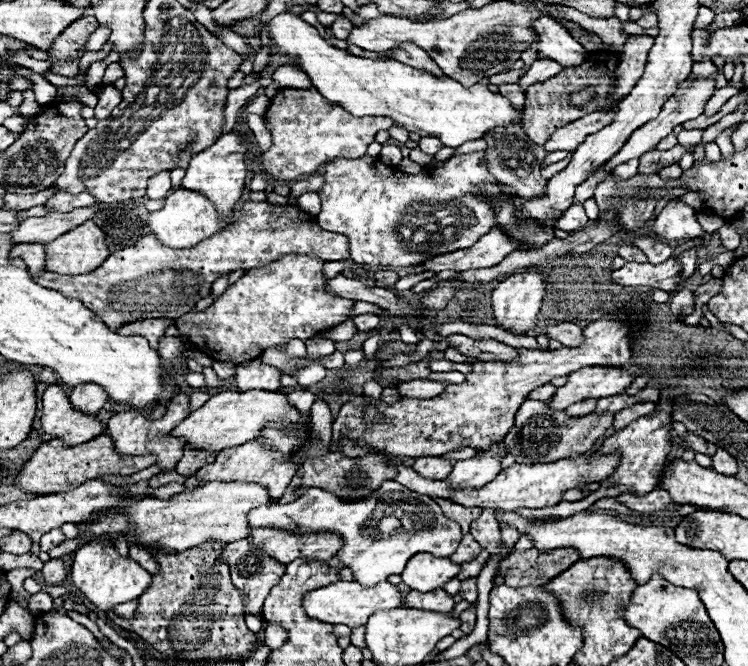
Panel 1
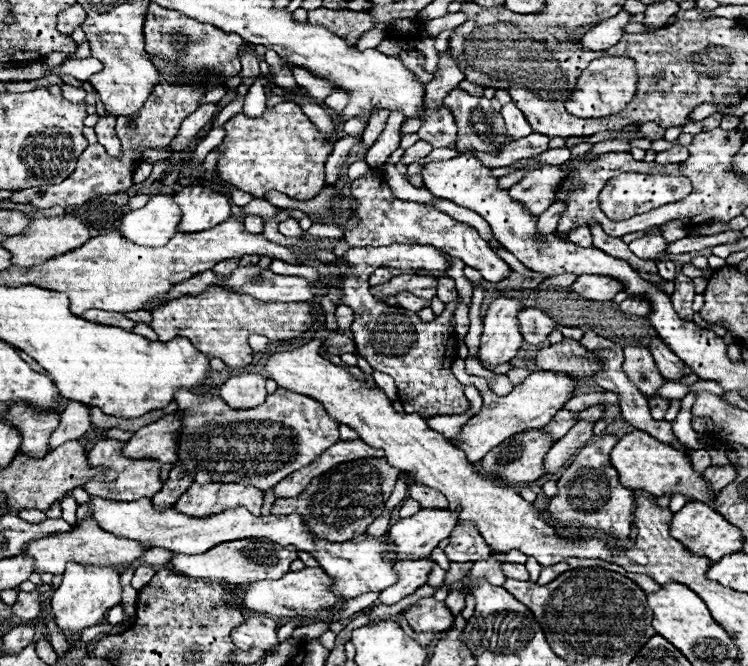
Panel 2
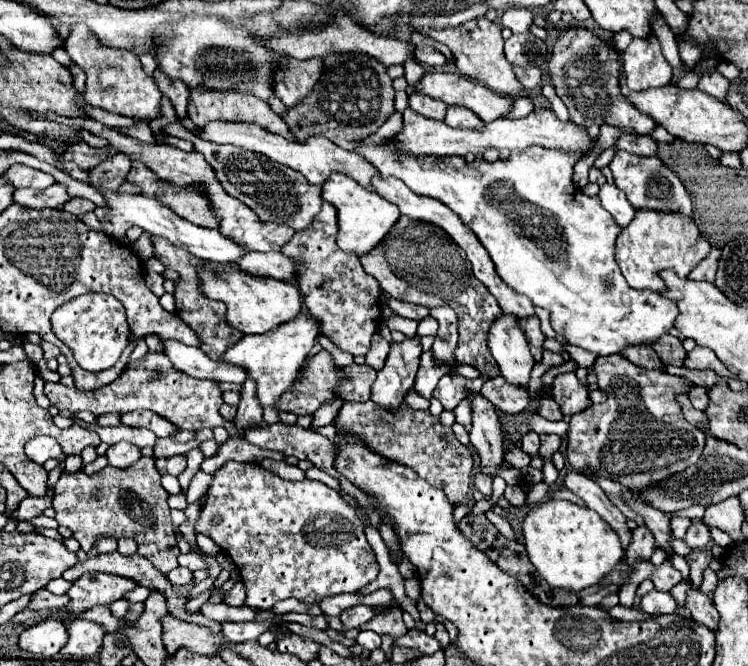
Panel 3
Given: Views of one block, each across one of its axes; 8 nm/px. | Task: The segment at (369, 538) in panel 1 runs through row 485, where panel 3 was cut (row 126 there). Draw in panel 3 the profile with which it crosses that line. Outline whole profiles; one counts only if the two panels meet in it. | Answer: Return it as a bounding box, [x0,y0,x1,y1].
[358,112,680,356]

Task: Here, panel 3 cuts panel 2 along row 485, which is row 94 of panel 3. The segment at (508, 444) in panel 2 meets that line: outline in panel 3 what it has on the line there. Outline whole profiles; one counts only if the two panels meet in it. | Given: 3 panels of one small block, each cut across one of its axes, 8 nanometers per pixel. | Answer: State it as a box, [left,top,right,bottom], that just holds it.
[426,18,524,96]

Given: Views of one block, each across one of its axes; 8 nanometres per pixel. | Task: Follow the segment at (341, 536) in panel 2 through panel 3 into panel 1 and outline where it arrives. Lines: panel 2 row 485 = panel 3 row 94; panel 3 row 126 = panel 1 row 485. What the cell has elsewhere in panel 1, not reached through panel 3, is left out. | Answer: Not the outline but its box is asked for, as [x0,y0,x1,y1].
[278,452,396,504]

